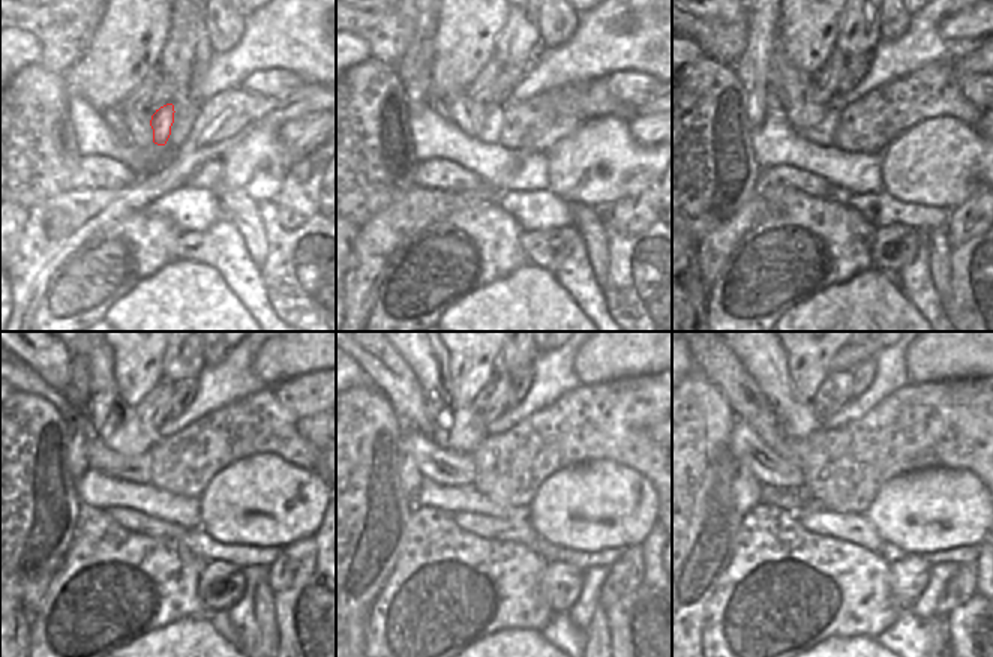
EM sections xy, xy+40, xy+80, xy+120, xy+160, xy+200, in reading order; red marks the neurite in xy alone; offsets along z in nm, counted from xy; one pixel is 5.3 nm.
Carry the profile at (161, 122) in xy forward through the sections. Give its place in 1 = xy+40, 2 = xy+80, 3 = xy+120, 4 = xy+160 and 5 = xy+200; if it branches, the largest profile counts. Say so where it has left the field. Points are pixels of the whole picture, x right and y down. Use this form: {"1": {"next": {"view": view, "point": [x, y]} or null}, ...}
{"1": {"next": {"view": "xy+40", "point": [491, 132]}}, "2": {"next": {"view": "xy+80", "point": [822, 134]}}, "3": {"next": {"view": "xy+120", "point": [140, 474]}}, "4": {"next": {"view": "xy+160", "point": [464, 476]}}, "5": {"next": {"view": "xy+200", "point": [792, 473]}}}

